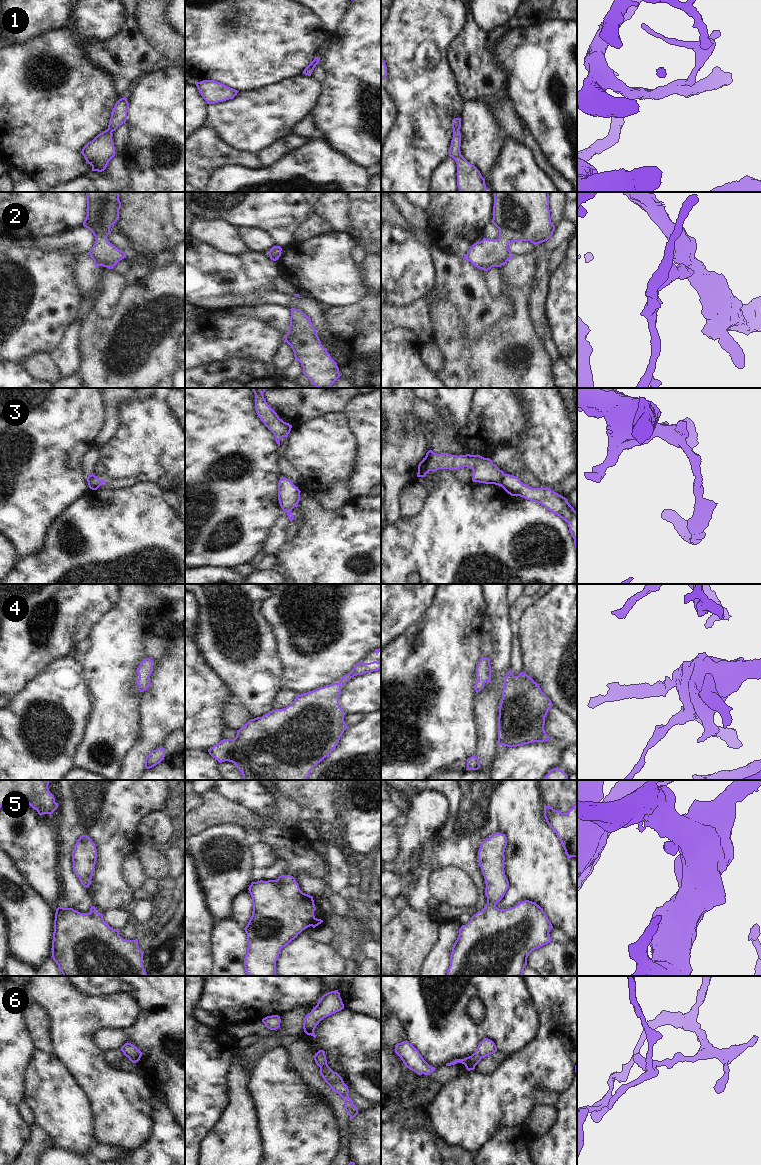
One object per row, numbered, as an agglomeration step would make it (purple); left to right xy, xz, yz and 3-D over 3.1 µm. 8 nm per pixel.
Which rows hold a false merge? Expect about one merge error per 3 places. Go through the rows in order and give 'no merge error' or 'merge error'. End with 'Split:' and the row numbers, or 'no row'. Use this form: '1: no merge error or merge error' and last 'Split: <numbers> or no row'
1: no merge error
2: no merge error
3: merge error
4: no merge error
5: no merge error
6: no merge error
Split: 3

